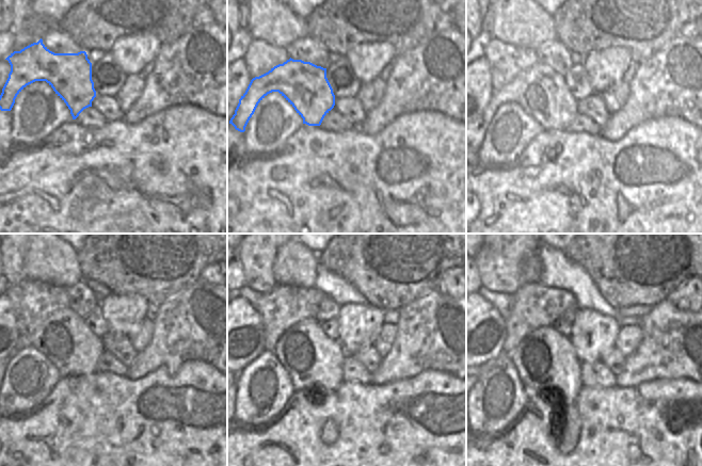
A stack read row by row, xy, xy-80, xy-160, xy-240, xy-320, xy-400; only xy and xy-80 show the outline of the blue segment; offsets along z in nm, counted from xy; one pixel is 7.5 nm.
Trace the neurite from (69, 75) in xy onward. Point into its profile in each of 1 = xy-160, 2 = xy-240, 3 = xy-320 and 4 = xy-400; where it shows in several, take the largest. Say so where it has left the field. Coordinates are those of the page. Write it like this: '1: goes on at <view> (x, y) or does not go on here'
1: goes on at xy-160 (542, 93)
2: goes on at xy-240 (64, 339)
3: goes on at xy-320 (310, 358)
4: goes on at xy-400 (544, 358)

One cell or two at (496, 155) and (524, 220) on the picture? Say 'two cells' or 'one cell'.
two cells

